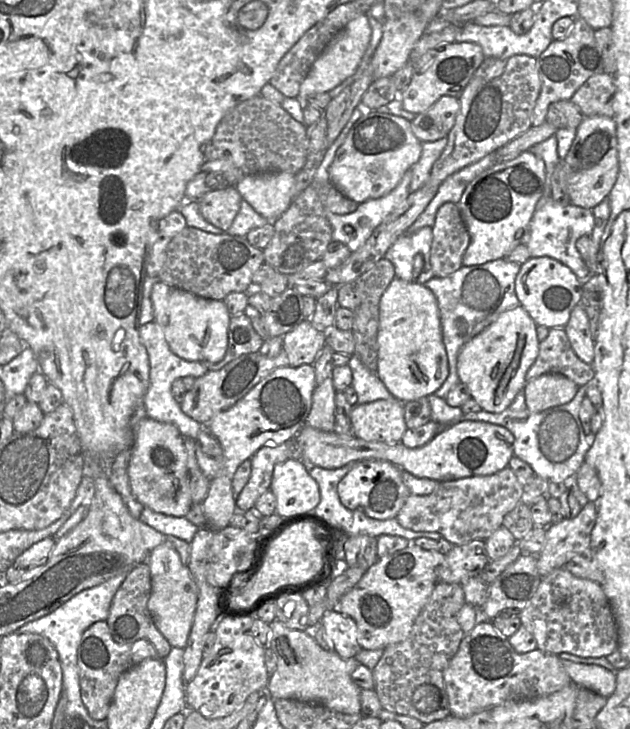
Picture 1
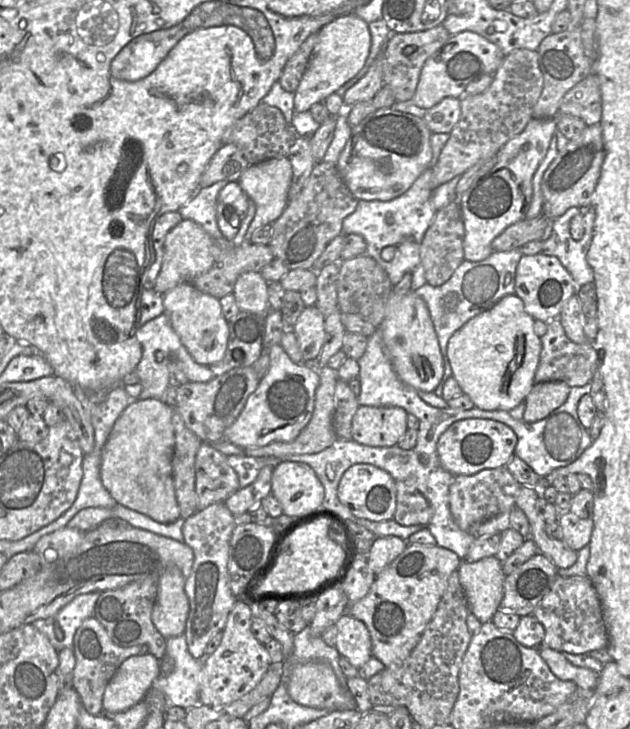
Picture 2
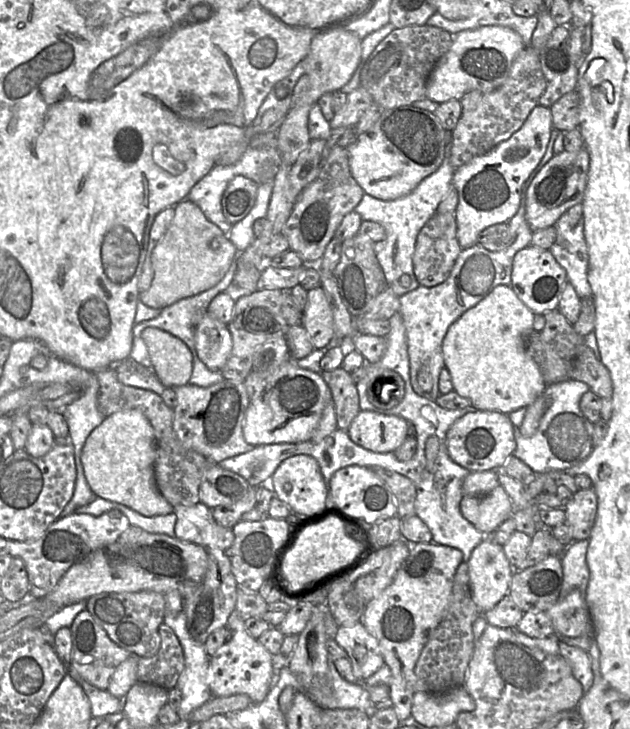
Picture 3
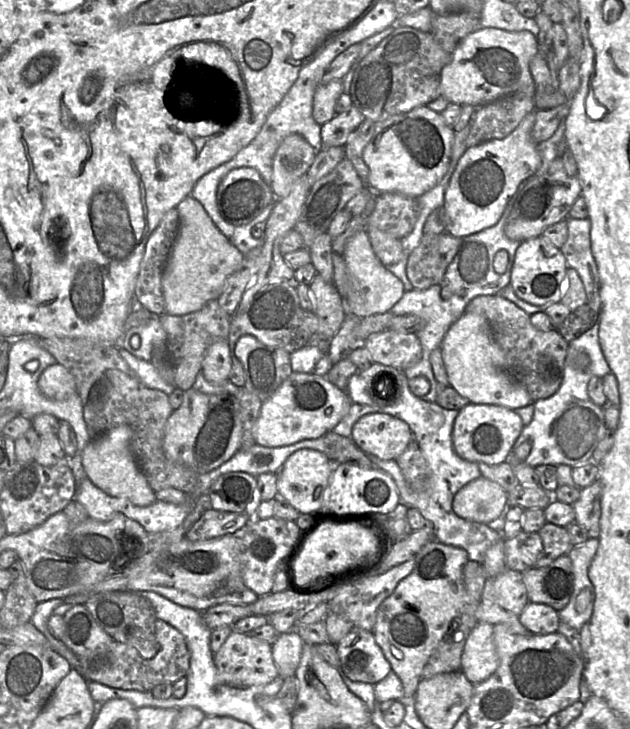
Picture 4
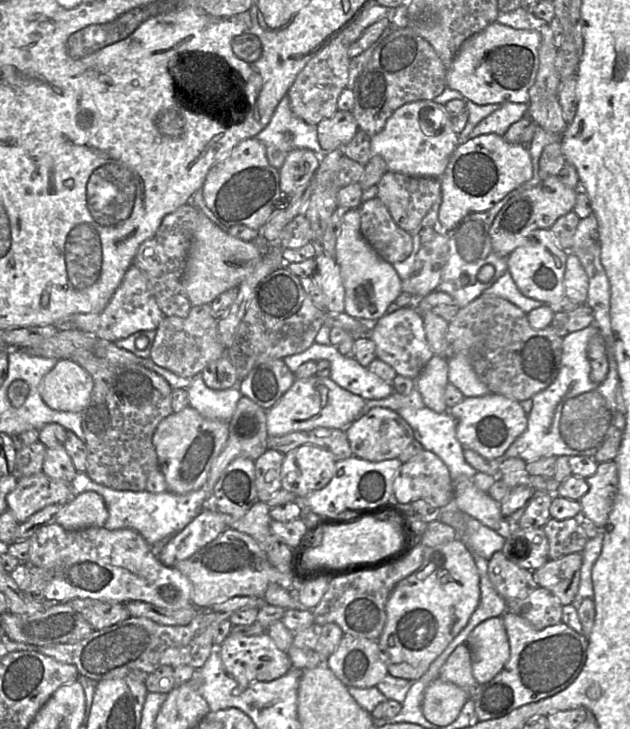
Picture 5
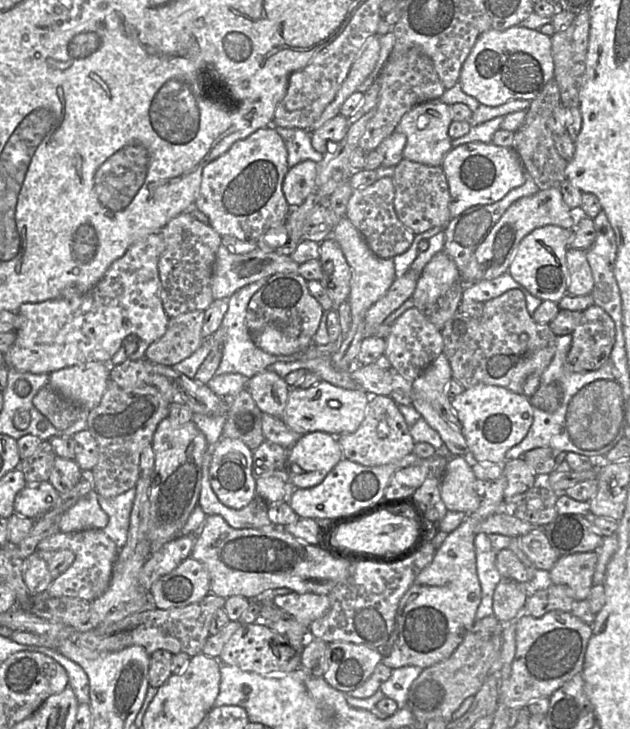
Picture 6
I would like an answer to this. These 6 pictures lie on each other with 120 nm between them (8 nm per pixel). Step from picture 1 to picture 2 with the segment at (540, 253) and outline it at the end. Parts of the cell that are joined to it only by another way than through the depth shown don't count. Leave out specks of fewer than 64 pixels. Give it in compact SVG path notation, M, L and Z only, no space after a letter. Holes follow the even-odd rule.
M578 207L569 208L563 215L556 218L550 237L543 242L541 253L556 256L570 273L578 286L593 282L594 274L587 263L587 253L592 241L592 232L587 232L584 221L584 235L576 241L570 233L571 219L581 213Z

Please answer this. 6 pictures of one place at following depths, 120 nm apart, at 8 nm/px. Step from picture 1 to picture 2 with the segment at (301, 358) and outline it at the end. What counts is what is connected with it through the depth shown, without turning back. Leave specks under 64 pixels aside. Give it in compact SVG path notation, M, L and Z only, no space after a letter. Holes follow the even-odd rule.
M316 306L306 307L292 327L303 363L319 357L325 342L325 318Z

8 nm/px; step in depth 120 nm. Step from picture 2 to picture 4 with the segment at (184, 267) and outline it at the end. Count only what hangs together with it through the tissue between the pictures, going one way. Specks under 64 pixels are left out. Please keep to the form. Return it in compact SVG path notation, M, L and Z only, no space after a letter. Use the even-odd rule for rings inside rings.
M187 196L176 207L179 229L162 274L165 313L185 315L221 295L227 278L242 267L244 255L214 225L202 204Z

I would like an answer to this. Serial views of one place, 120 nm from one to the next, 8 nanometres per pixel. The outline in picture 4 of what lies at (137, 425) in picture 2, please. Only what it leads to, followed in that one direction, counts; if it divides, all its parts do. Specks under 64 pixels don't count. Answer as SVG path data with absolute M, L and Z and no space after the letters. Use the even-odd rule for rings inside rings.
M126 424L118 425L91 439L82 452L81 462L86 477L96 487L112 497L125 498L136 506L145 507L156 502L157 497L137 464L132 440L132 429Z

